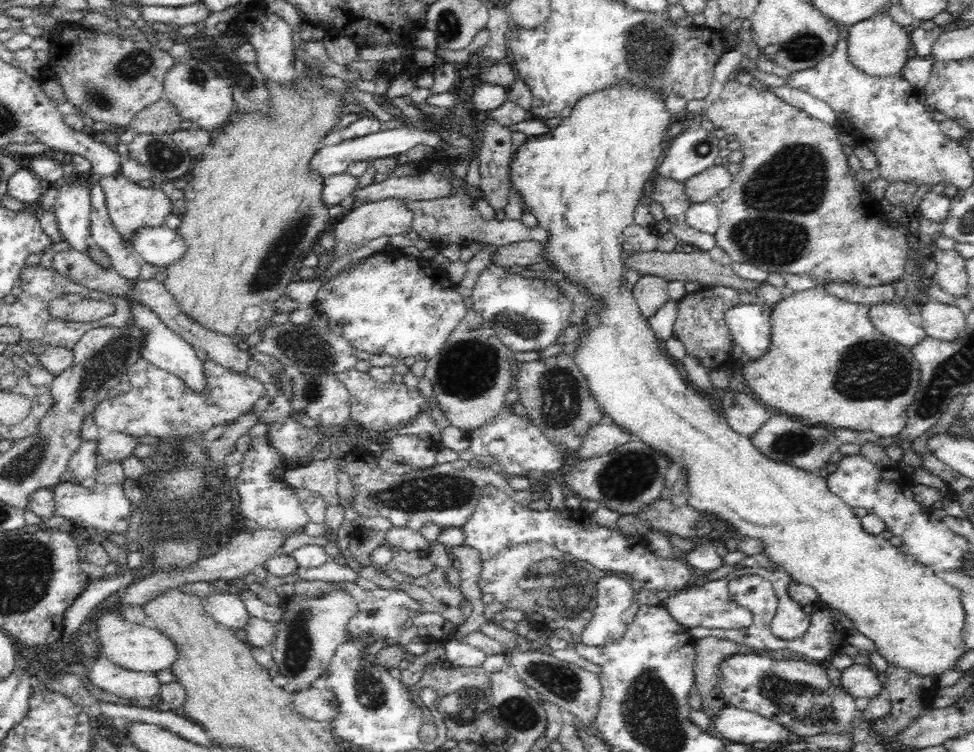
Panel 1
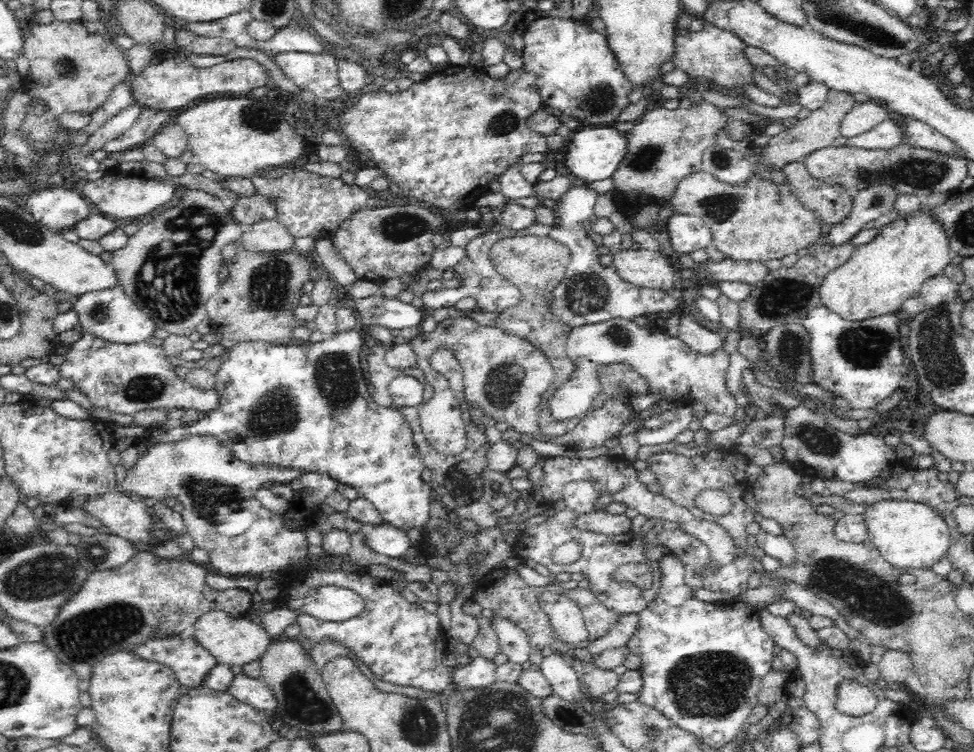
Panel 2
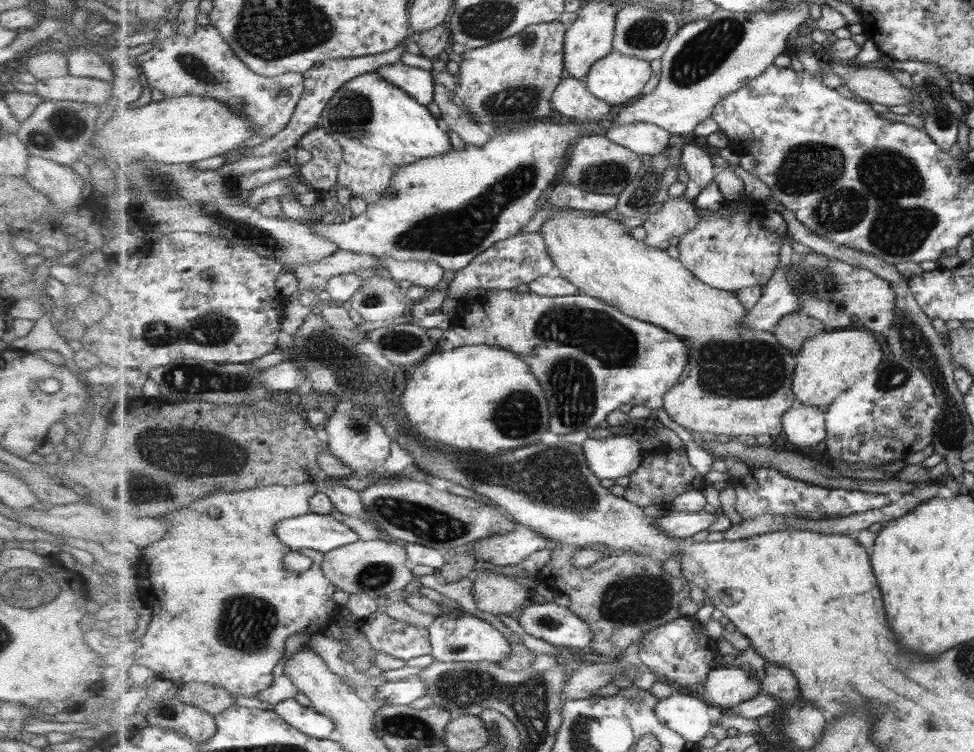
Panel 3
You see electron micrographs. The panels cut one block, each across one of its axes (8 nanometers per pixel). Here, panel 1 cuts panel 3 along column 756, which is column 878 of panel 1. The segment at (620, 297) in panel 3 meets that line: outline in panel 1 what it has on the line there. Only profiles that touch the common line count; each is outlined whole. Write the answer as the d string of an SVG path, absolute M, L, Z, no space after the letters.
M822 287L787 294L771 310L772 338L768 354L762 360L746 362L738 372L738 380L770 408L778 408L800 420L812 420L804 422L809 426L869 431L880 438L894 439L908 426L908 408L920 386L920 363L909 347L887 339L874 327L870 311L867 304L842 300Z

